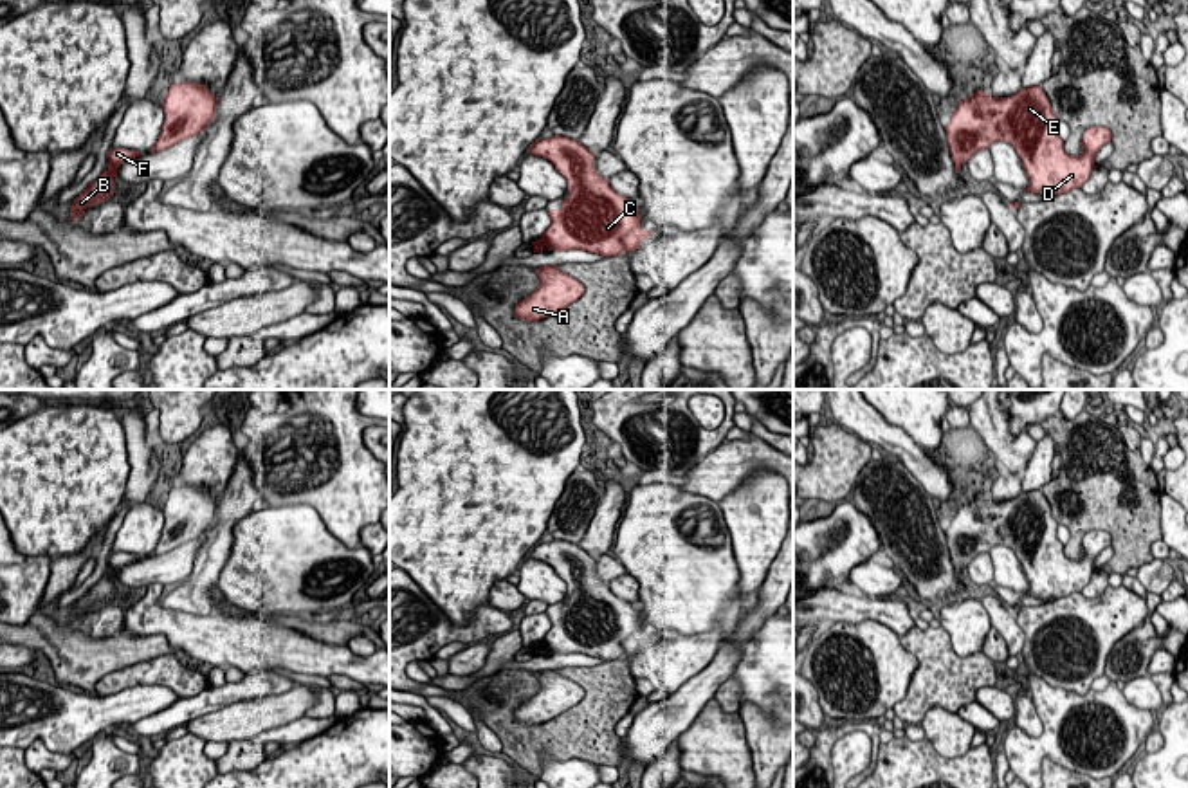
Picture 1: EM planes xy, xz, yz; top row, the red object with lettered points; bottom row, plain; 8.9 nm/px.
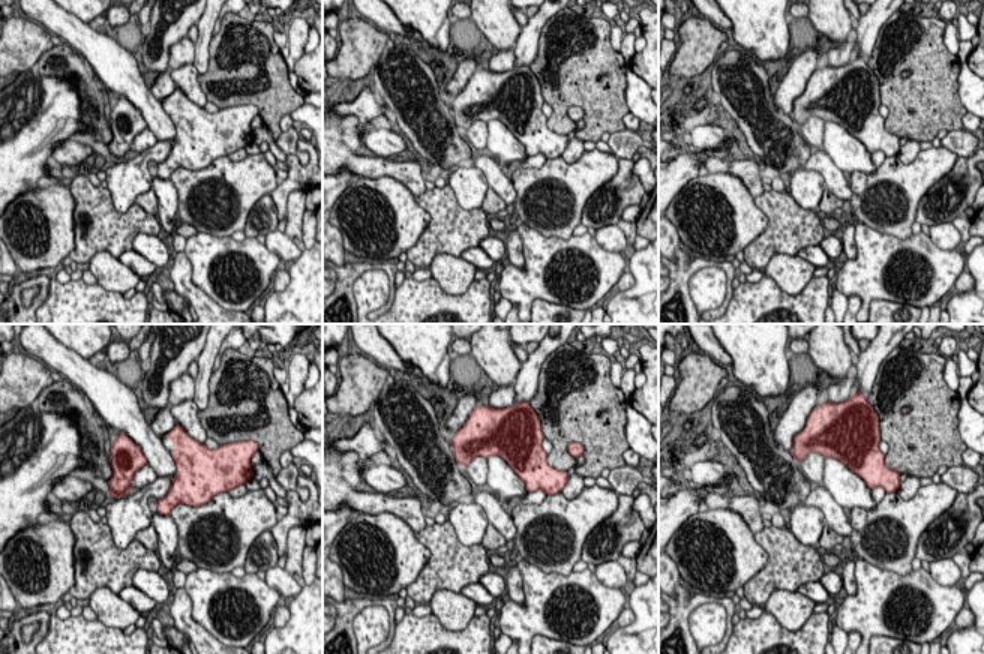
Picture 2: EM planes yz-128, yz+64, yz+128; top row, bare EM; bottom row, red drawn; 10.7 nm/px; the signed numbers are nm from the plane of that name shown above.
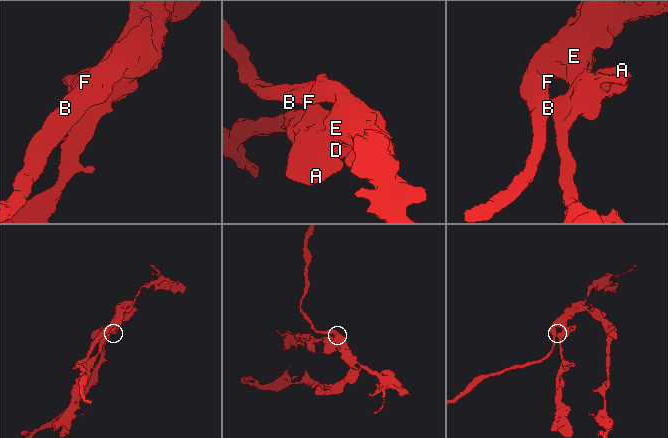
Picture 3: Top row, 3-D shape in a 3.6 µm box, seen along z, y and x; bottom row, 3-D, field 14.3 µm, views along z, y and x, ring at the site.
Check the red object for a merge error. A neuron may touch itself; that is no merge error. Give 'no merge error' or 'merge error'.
no merge error

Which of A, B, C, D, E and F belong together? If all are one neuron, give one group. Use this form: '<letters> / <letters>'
A B C D E F

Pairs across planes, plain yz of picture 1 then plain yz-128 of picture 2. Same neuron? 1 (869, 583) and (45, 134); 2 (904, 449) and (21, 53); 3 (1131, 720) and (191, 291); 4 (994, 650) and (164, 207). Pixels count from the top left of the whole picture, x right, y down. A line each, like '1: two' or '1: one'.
1: two
2: two
3: two
4: two

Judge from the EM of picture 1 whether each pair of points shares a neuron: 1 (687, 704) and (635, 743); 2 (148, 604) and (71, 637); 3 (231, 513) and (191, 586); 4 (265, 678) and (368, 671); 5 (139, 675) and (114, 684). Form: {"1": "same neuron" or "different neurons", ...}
{"1": "same neuron", "2": "different neurons", "3": "same neuron", "4": "different neurons", "5": "same neuron"}

